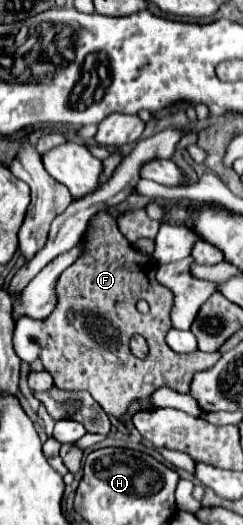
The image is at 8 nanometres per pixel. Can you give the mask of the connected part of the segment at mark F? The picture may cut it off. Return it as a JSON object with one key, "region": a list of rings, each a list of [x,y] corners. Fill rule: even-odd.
{"region":[[[107,212],[93,216],[85,240],[87,248],[83,256],[59,276],[59,304],[51,316],[45,318],[45,330],[51,334],[51,342],[41,352],[41,360],[57,388],[75,392],[87,390],[109,416],[127,424],[131,422],[131,418],[127,418],[129,406],[135,402],[149,402],[153,392],[163,386],[189,394],[191,376],[213,368],[219,362],[221,352],[177,354],[167,346],[165,336],[167,330],[173,328],[171,308],[175,296],[155,280],[157,262],[153,256],[135,252],[119,232],[113,216]],[[141,298],[149,302],[149,314],[137,310]],[[71,308],[75,312],[75,322],[67,324],[67,310]],[[135,332],[141,334],[149,346],[149,354],[143,360],[129,350],[129,338]]]}

